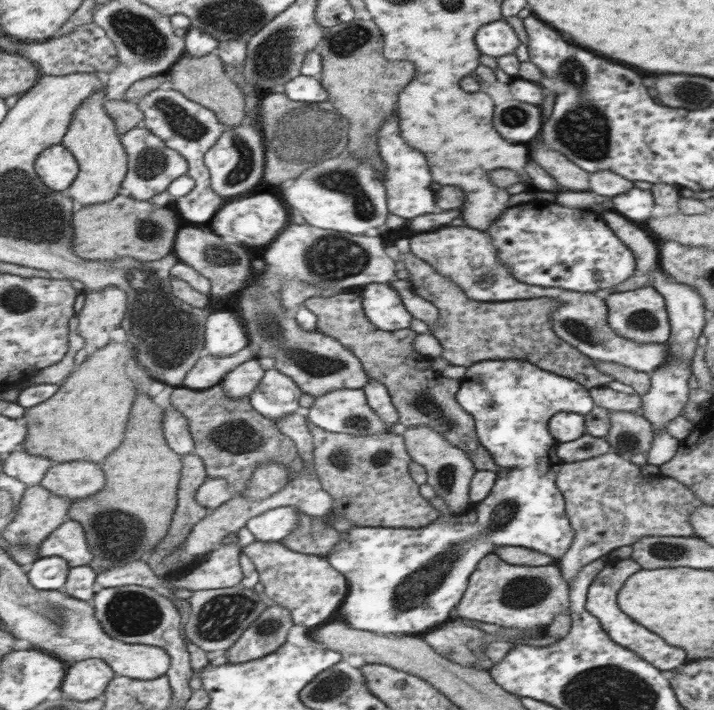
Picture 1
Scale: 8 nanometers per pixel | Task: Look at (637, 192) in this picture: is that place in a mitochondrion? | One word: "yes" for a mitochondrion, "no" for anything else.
no

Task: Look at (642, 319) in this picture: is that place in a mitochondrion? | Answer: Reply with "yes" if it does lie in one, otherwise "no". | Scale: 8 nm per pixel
yes

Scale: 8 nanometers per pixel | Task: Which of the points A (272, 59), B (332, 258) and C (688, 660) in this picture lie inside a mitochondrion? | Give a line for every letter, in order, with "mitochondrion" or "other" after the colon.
A: mitochondrion
B: mitochondrion
C: other

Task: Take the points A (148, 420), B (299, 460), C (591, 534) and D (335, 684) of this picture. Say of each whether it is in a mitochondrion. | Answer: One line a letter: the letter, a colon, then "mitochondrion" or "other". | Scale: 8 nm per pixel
A: other
B: other
C: other
D: mitochondrion

